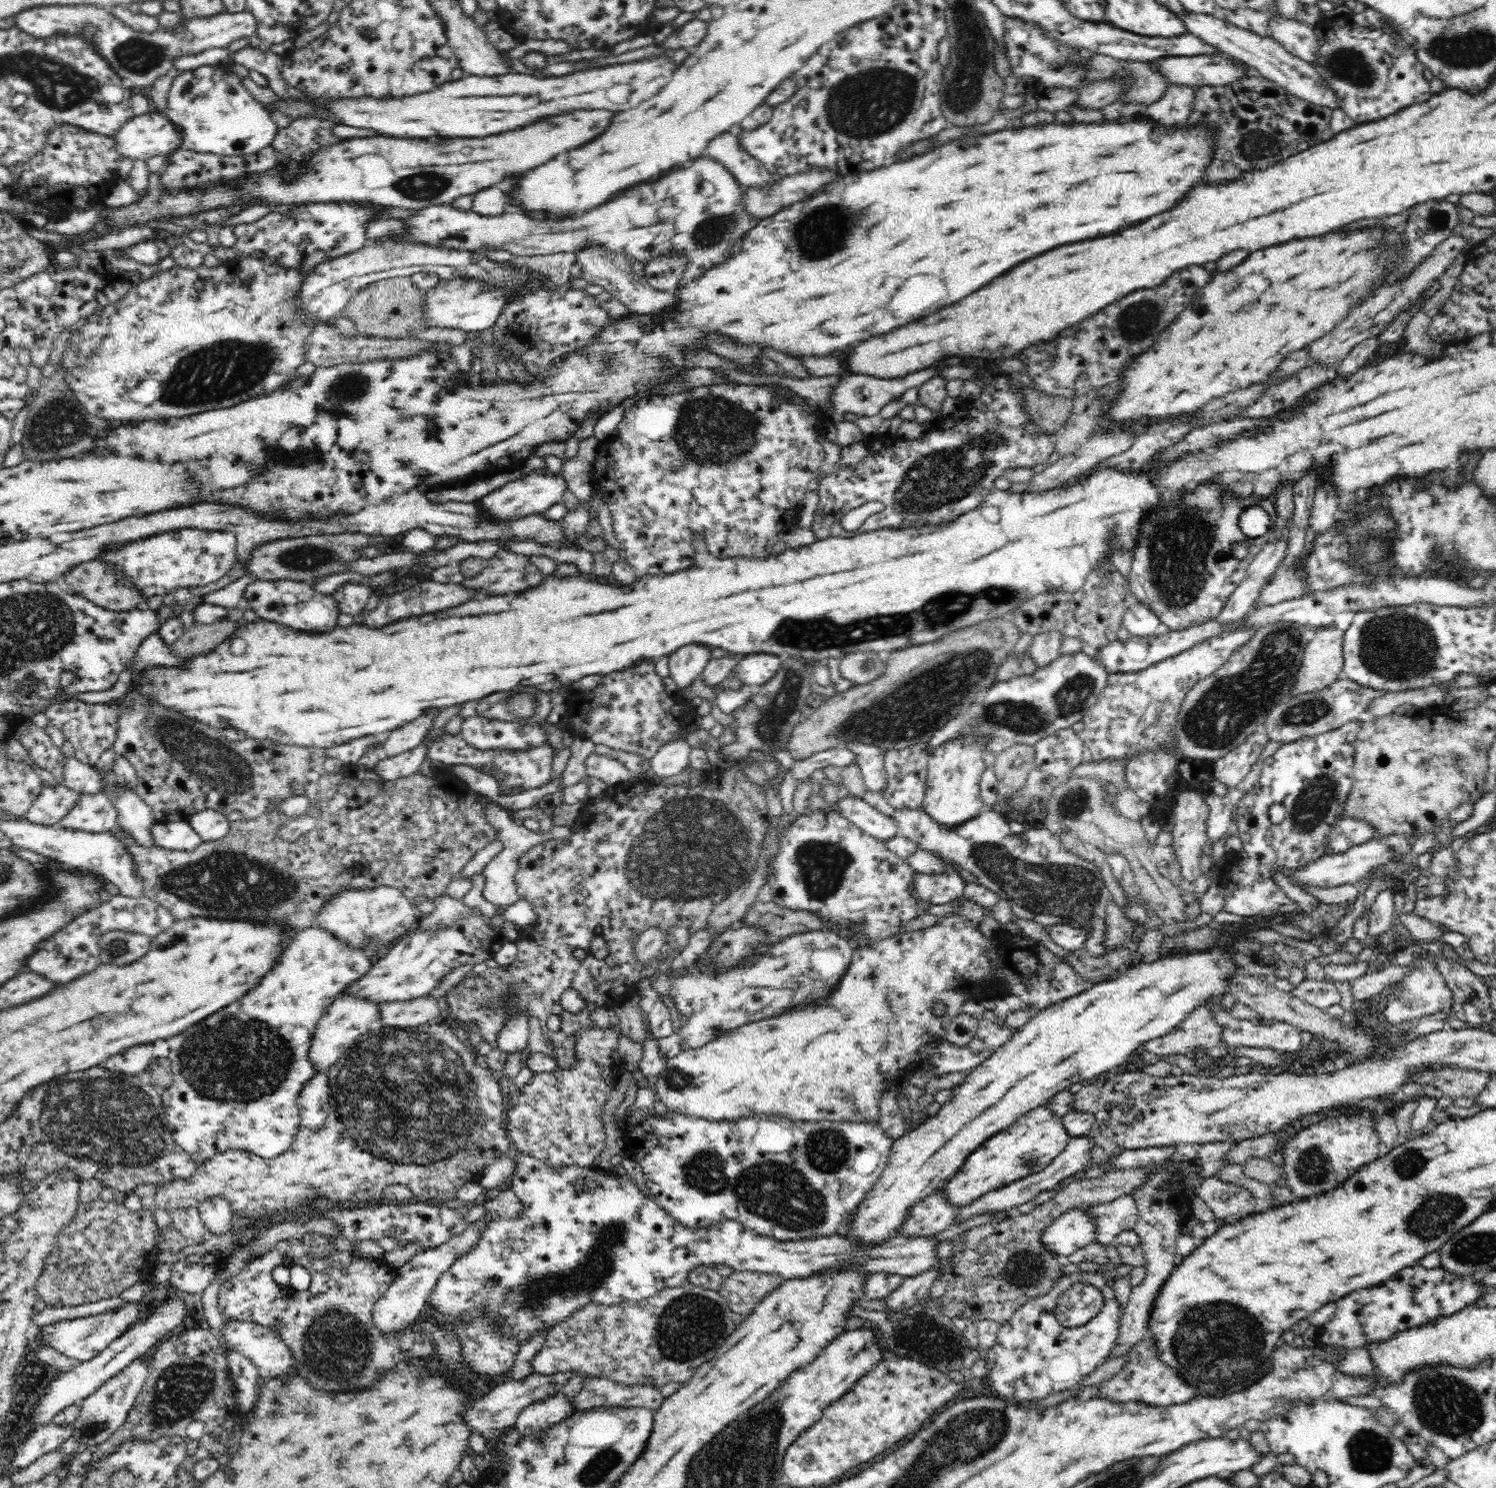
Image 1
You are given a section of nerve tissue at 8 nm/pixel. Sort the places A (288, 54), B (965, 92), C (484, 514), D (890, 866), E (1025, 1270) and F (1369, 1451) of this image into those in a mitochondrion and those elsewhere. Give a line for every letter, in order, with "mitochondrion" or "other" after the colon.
A: other
B: mitochondrion
C: other
D: other
E: mitochondrion
F: mitochondrion

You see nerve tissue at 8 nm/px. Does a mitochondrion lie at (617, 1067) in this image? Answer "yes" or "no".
no

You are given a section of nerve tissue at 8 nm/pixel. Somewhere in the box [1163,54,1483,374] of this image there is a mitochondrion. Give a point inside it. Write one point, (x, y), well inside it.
(1261, 149)

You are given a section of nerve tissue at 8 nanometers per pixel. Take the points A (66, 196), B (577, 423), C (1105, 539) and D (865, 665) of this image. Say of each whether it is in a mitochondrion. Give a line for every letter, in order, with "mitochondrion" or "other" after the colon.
A: other
B: other
C: other
D: mitochondrion

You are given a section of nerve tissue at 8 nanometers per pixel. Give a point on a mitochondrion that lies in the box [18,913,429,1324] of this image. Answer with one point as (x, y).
(104, 1123)

